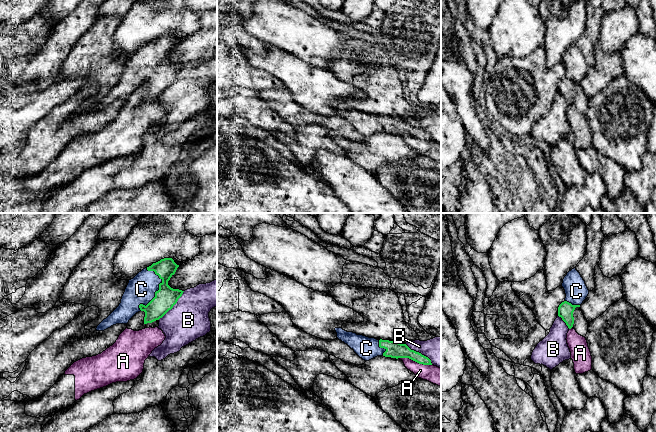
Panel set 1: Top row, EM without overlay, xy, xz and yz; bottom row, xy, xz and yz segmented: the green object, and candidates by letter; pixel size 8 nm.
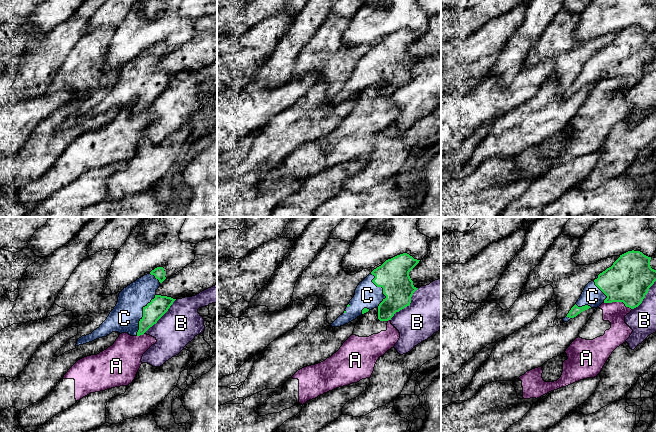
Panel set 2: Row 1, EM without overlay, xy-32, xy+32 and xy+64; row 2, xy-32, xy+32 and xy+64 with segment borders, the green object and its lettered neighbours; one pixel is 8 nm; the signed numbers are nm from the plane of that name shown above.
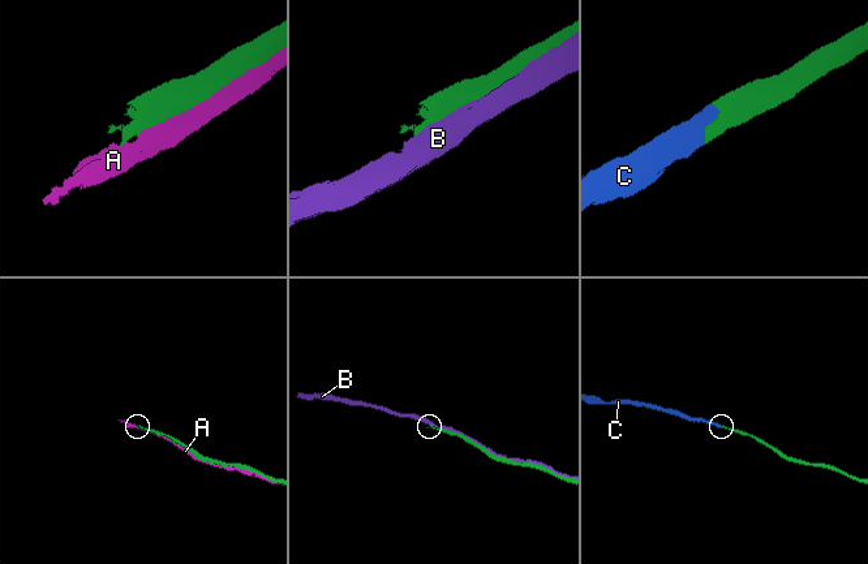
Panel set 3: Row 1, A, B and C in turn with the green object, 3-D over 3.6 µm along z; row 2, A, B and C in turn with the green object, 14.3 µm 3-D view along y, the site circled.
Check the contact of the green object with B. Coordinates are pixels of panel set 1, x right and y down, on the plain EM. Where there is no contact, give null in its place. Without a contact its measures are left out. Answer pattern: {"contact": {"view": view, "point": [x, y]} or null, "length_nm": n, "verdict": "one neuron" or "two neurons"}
{"contact": {"view": "xy", "point": [173, 81]}, "length_nm": 320, "verdict": "two neurons"}

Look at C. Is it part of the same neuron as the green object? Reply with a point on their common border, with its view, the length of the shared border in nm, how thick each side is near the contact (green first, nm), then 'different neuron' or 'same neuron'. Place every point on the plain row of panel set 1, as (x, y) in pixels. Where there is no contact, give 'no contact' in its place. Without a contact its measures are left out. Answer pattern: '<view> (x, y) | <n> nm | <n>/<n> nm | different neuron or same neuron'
xy (158, 66) | 340 nm | 180/220 nm | same neuron

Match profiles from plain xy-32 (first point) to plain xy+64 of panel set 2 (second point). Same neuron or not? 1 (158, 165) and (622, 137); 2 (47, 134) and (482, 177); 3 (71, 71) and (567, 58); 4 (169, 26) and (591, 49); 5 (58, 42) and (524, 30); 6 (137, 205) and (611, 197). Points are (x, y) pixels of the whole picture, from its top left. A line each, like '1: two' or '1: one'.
1: one
2: two
3: one
4: two
5: one
6: one

